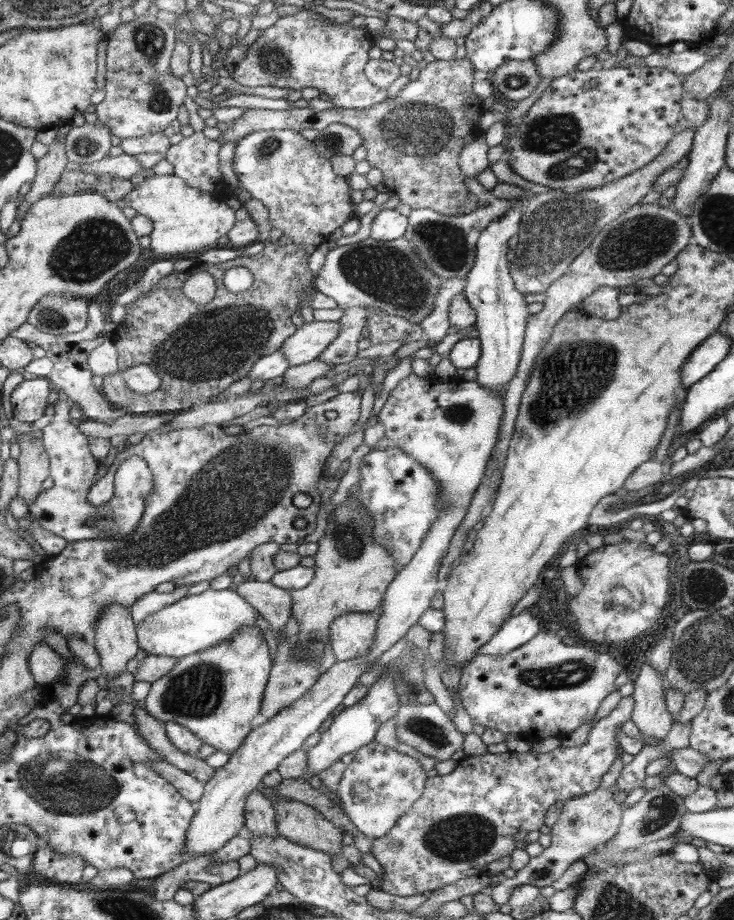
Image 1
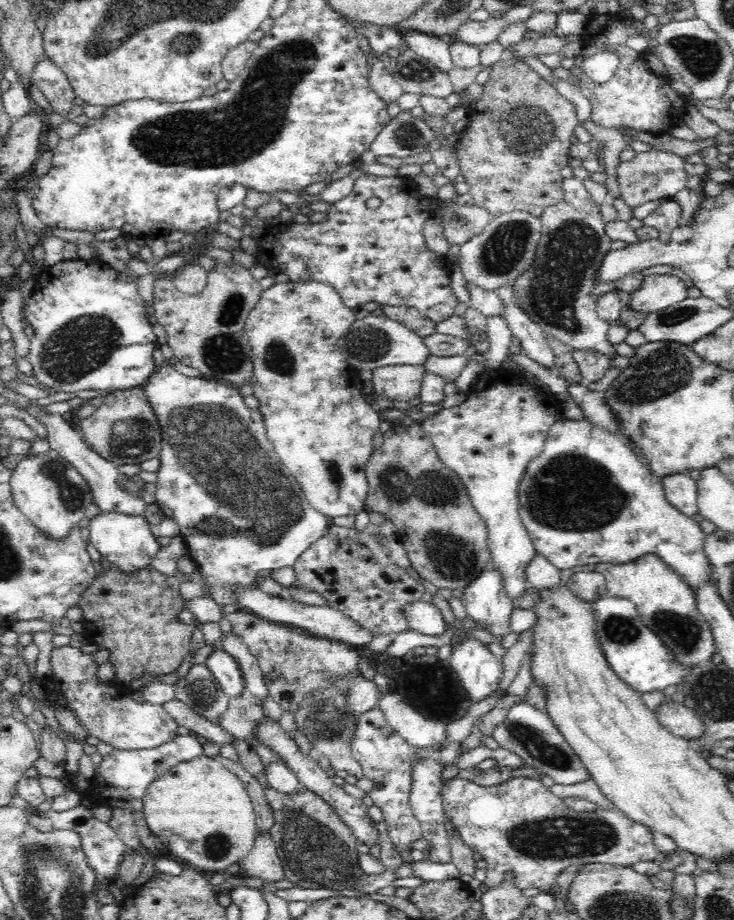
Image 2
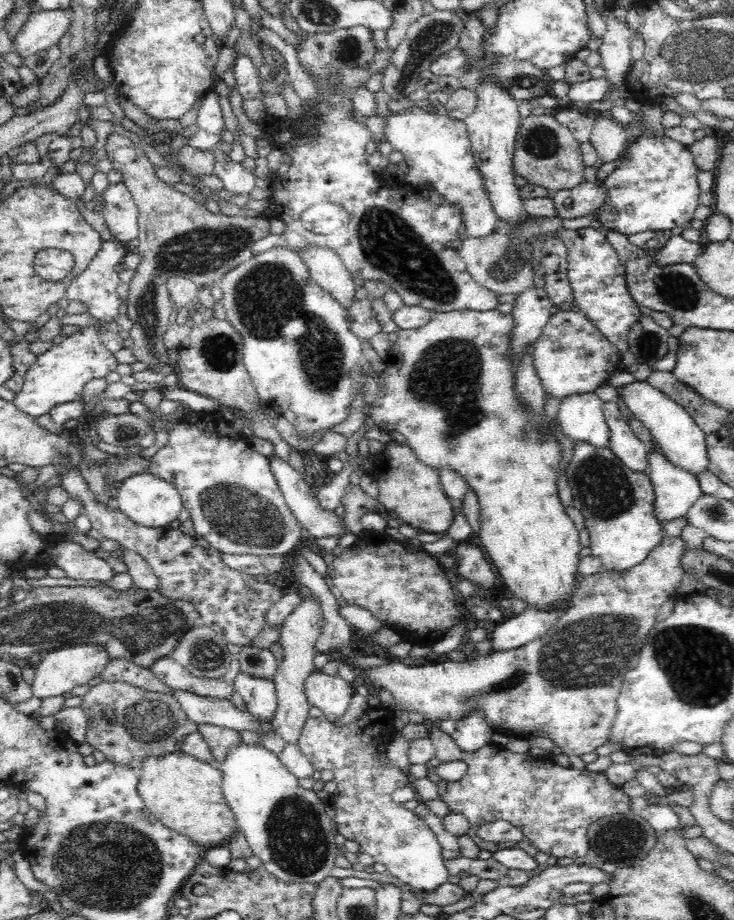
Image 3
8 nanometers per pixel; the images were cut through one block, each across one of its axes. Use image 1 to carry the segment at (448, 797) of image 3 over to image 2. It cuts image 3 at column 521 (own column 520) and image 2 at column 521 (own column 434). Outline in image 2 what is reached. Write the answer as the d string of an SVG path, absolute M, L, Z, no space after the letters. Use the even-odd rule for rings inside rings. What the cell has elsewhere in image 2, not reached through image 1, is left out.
M518 776L495 786L482 787L456 777L443 782L442 798L445 816L452 828L466 846L473 852L482 854L482 860L487 862L484 888L495 887L507 878L512 878L514 885L520 890L538 888L552 895L552 884L557 881L558 874L572 864L602 863L632 867L636 863L661 857L654 845L656 834L650 831L650 828L635 823L616 808L608 810L597 807L592 812L574 811L541 780Z

